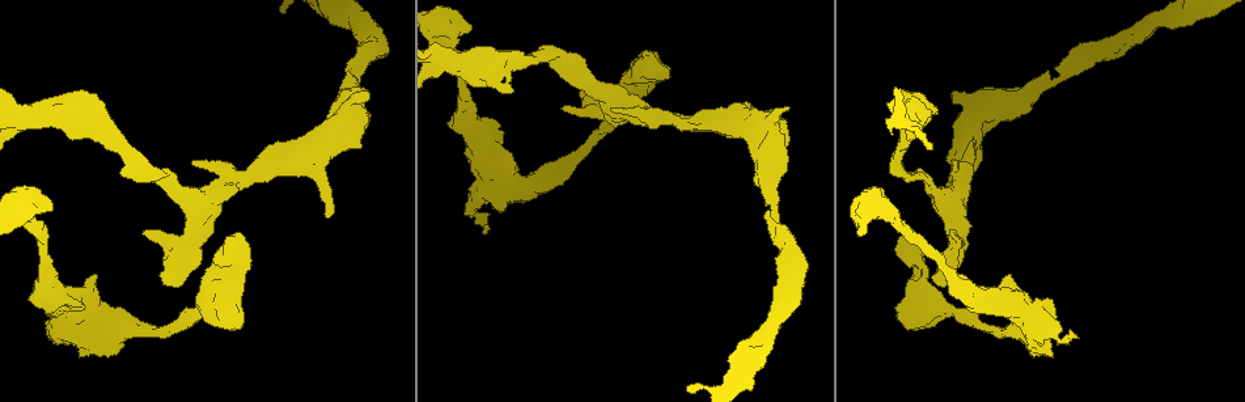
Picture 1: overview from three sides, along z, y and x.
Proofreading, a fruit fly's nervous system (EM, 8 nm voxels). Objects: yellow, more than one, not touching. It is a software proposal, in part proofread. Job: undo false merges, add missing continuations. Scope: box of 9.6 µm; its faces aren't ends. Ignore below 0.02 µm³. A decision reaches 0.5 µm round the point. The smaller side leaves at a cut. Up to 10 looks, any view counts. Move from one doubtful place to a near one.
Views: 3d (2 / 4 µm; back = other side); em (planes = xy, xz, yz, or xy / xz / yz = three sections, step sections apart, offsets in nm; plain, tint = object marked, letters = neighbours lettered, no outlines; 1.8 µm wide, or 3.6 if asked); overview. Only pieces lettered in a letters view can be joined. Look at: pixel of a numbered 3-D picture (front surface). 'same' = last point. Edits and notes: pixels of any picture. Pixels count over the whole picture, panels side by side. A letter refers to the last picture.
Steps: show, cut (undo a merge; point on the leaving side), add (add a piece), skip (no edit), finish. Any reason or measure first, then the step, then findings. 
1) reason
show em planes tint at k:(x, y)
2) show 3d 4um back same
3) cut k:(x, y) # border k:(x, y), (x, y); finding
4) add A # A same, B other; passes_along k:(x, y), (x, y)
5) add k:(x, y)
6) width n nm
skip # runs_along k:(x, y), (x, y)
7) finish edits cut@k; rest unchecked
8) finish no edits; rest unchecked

arms part here
show em 3.6um xz step 4 tint at 1:(876, 213)

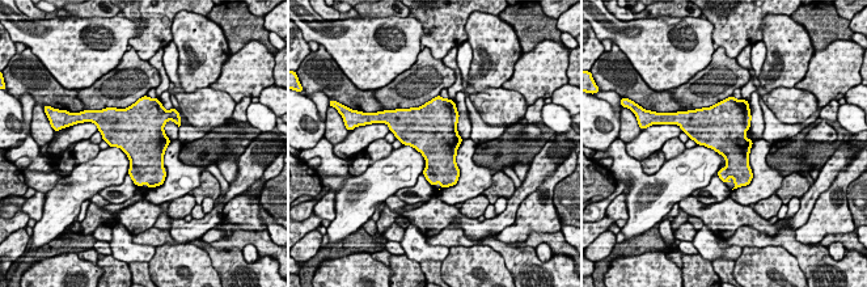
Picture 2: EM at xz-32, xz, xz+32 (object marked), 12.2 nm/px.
show em 3.6um planes letters same

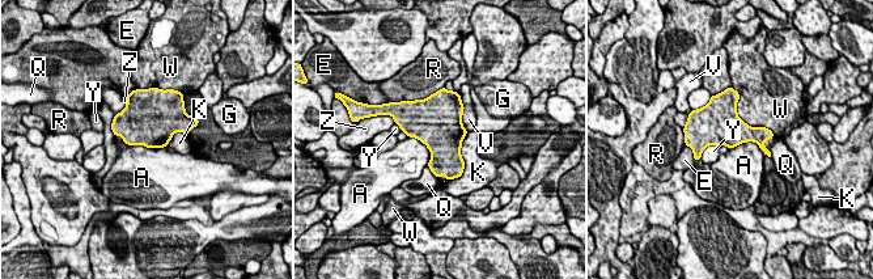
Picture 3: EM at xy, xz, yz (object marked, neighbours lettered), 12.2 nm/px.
skip # A other, E other, G other, K other, Q other, R other, V other, W other, Y other, Z other; border 3:(114, 135), (127, 144), (164, 148); continuous, no second neuron

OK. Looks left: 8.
thick turns thin
show 3d 4um back at 1:(176, 242)

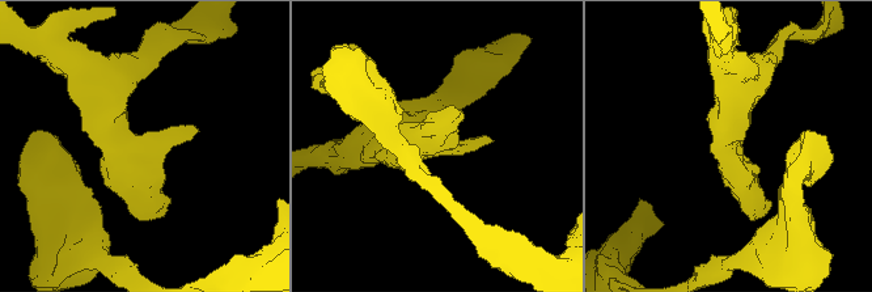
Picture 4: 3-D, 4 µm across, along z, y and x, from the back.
now the EM
show em planes letters at 4:(141, 144)

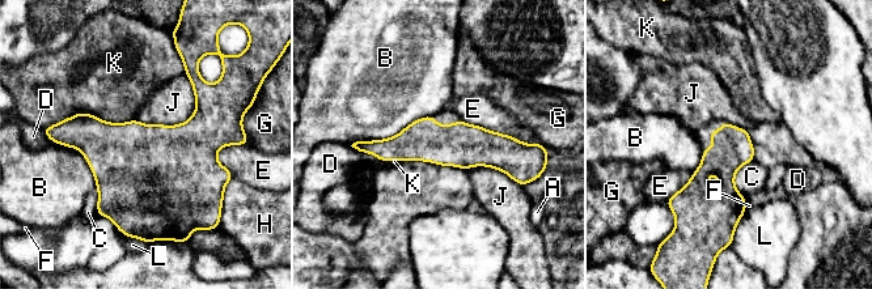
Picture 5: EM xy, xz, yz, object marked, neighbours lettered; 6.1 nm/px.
skip # A other, B other, C other, D other, E other, F other, G other, H other, J other, K other, L other; runs_along 5:(360, 144), (517, 151); one neuron here

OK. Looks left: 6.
abrupt turn
show 3d 4um at 1:(760, 124)

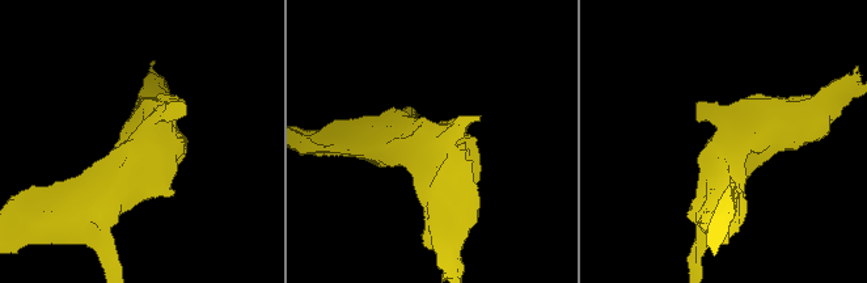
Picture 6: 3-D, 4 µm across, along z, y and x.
show em 3.6um planes letters at 6:(435, 144)

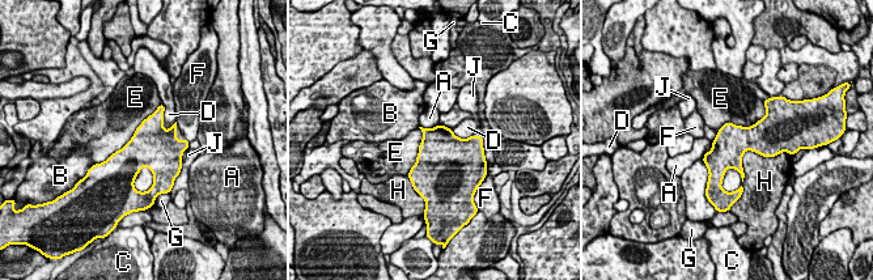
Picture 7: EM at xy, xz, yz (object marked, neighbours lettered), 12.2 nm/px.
width 420 nm
skip # A other, B other, C other, D other, E other, F other, G other, H other, J other; border 7:(161, 102), (134, 135), (101, 162); one neuron here

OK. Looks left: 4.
arms part here
show 3d 2um at 1:(957, 177)

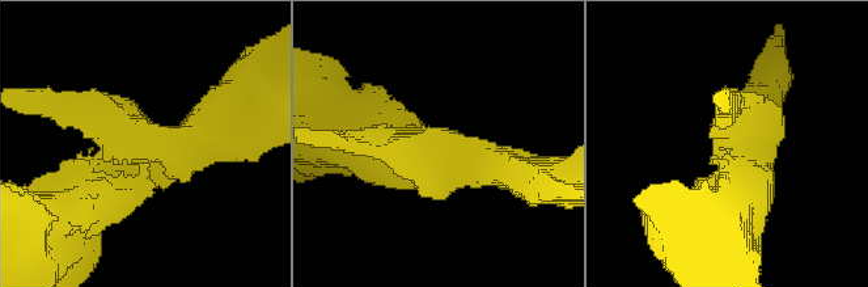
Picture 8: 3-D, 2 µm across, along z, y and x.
now the EM
show em yz step 8 tint at 8:(124, 142)

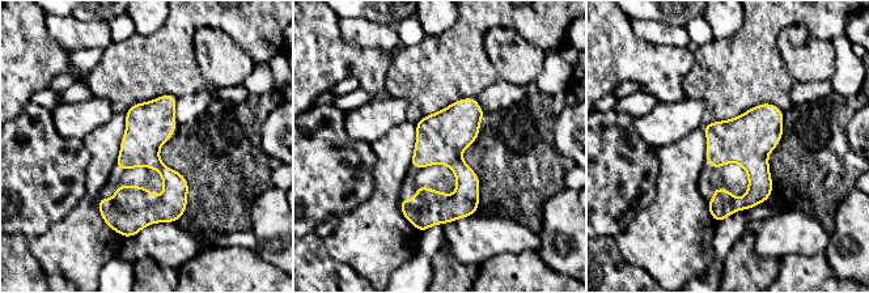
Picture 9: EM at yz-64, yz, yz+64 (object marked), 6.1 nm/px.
another direction
show em planes letters same

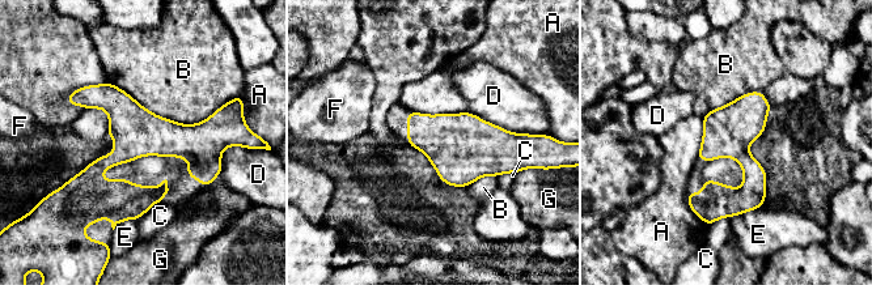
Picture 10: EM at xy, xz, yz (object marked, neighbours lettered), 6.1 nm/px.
width 300 nm
skip # A other, B other, C other, D other, E other, F other, G other; runs_along 10:(219, 134), (136, 139), (73, 181); all the same neuron

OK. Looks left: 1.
finish no edits; rest unchecked

